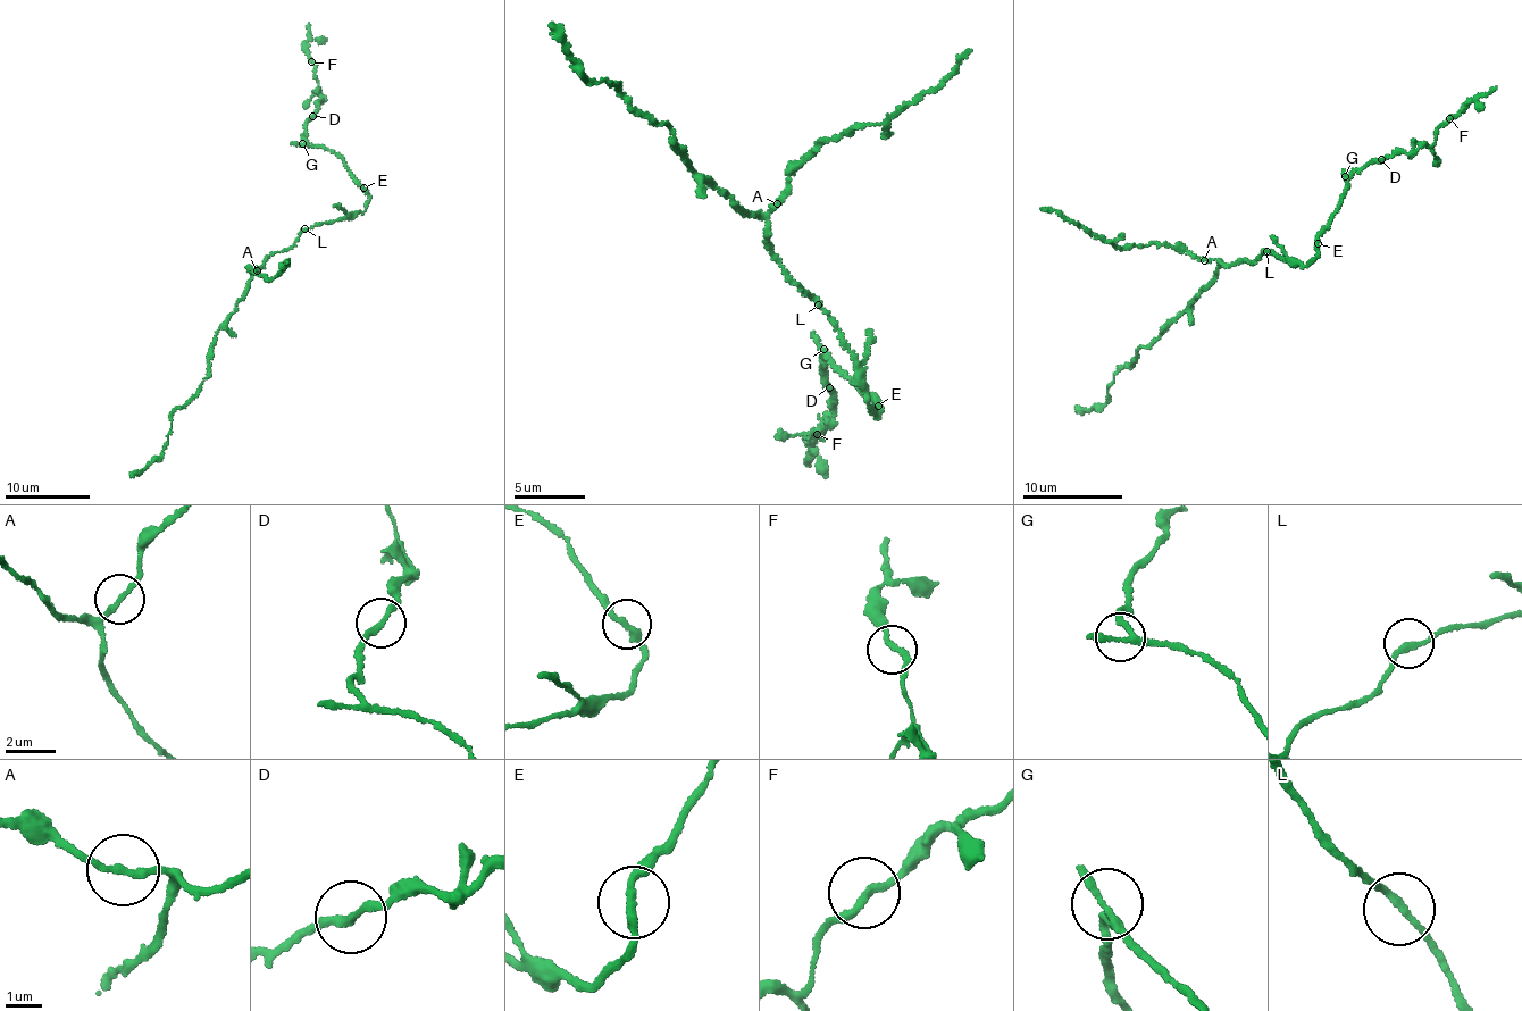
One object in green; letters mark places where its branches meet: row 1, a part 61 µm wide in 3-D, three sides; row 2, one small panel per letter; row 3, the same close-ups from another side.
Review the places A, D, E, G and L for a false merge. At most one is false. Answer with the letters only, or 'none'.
D

